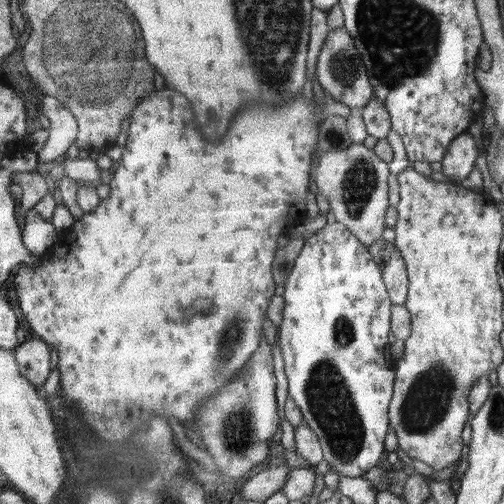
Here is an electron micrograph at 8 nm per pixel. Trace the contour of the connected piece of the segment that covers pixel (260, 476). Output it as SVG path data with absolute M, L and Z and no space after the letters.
M286 463L281 465L269 466L269 468L261 468L250 474L249 479L243 484L241 490L242 501L255 501L262 503L269 498L274 492L282 489L289 476L291 469Z

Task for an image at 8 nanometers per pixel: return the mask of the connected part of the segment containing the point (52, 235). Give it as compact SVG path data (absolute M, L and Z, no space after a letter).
M29 209L25 216L23 236L29 252L36 257L41 257L58 241L60 234L52 221L43 220L43 216Z

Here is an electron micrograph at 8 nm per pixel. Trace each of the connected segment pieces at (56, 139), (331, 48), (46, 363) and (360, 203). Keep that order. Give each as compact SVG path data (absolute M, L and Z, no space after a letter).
M46 98L42 101L40 110L47 118L50 118L48 140L44 148L38 152L40 162L57 162L62 160L63 154L73 146L78 138L78 120L75 115L61 102Z
M343 28L328 29L315 63L315 76L319 86L328 97L348 106L352 111L360 111L364 104L374 96L367 80L365 67L355 51L353 39Z
M24 341L15 351L21 374L38 389L51 374L51 349L45 341Z
M349 143L345 150L321 152L314 168L315 188L327 200L335 220L368 247L381 237L387 203L388 166L362 143Z

